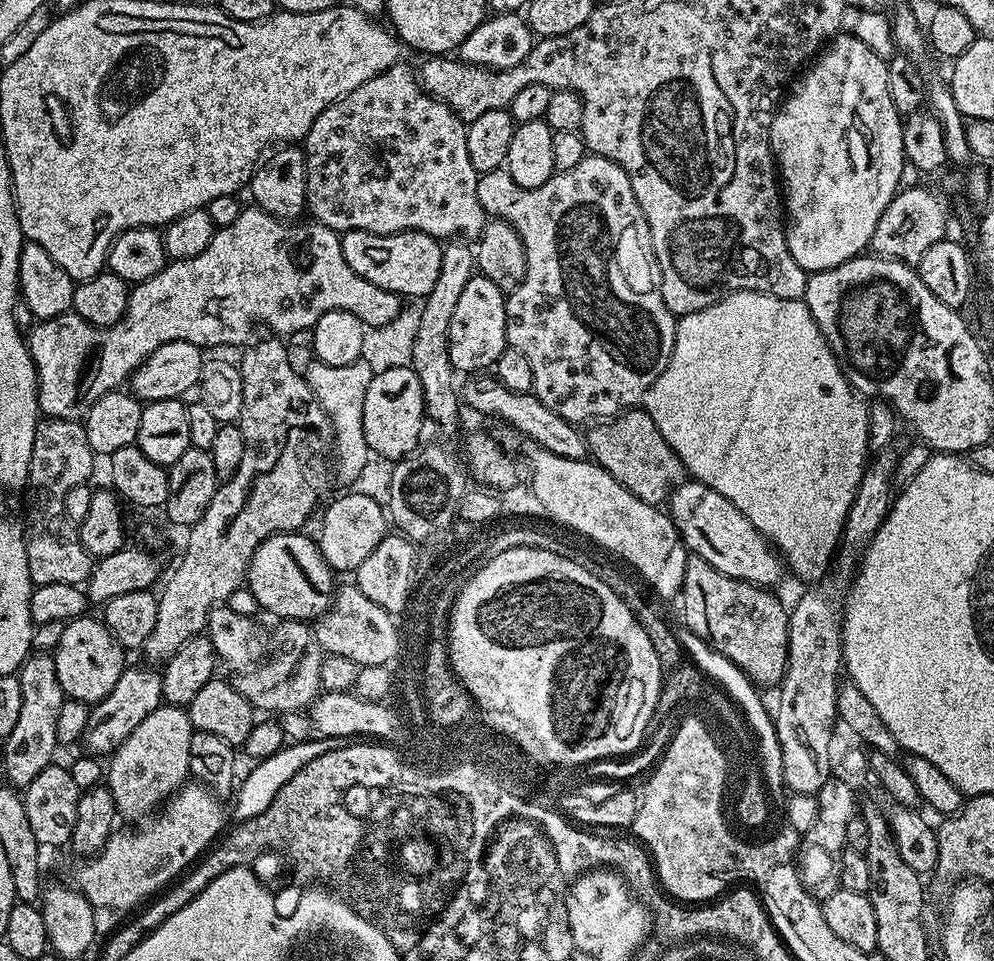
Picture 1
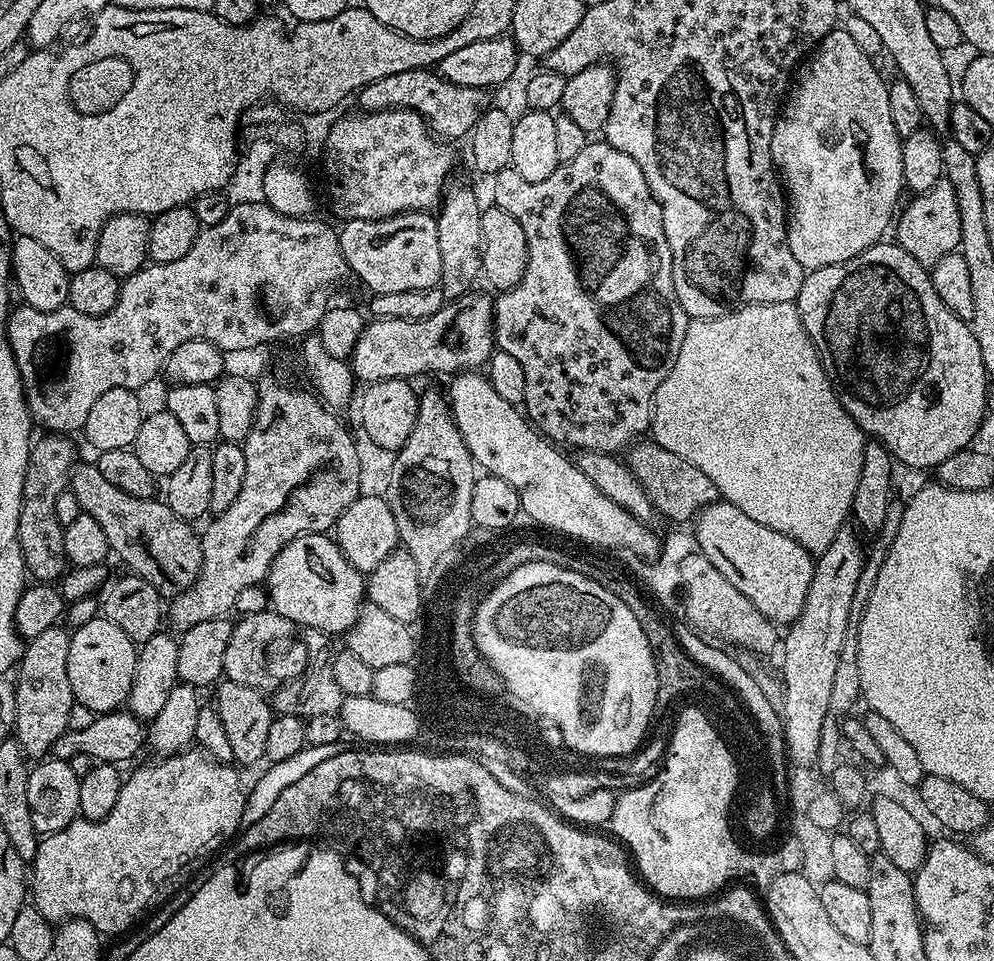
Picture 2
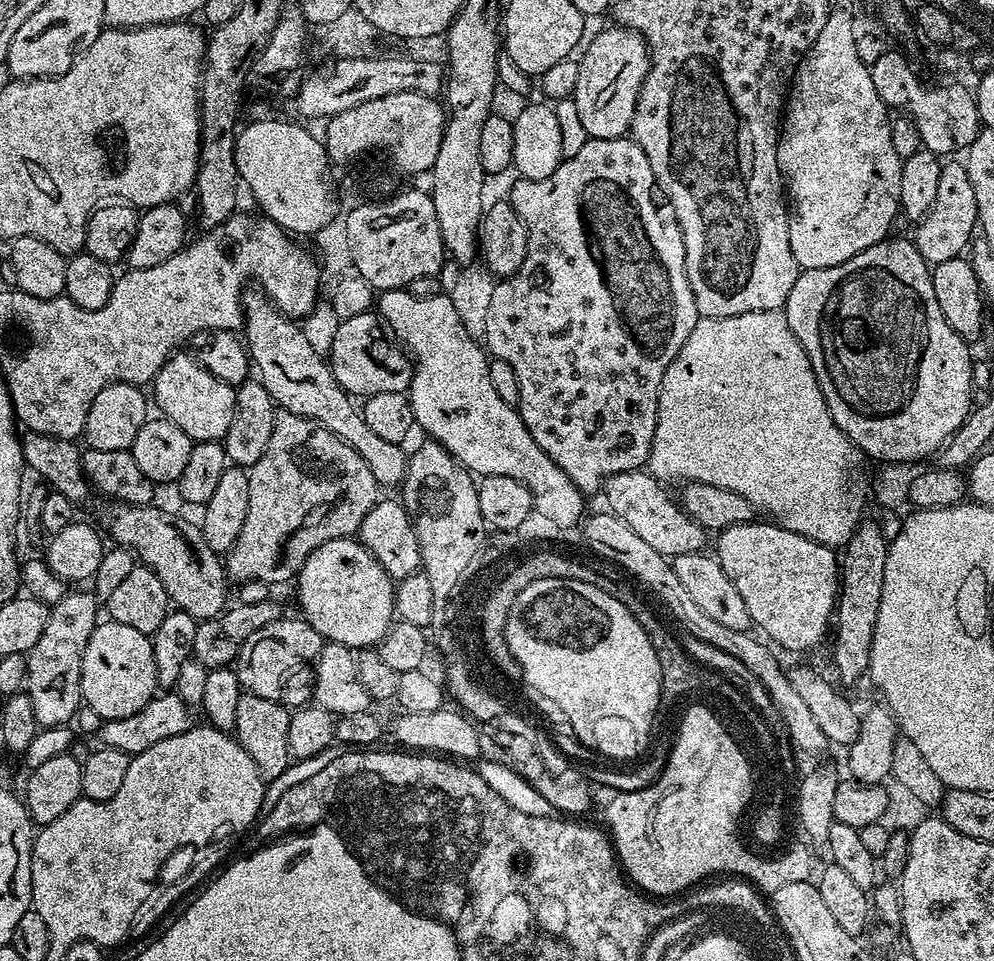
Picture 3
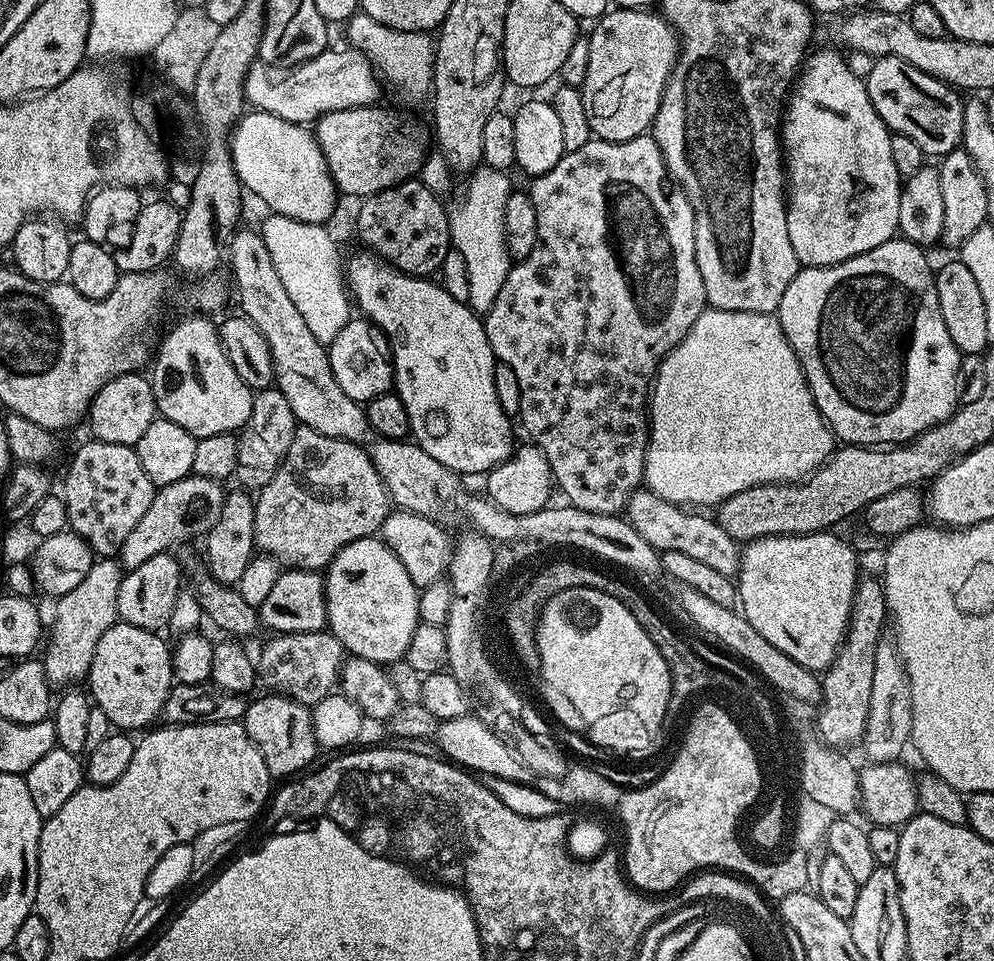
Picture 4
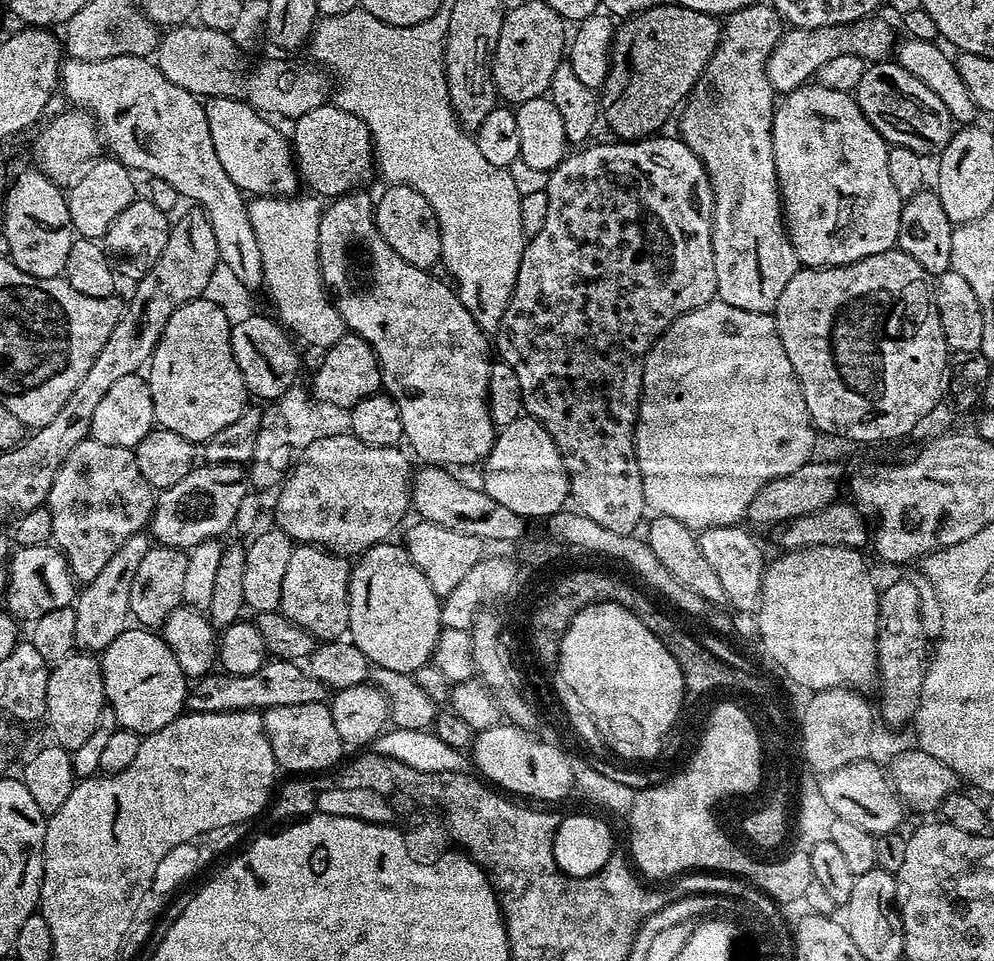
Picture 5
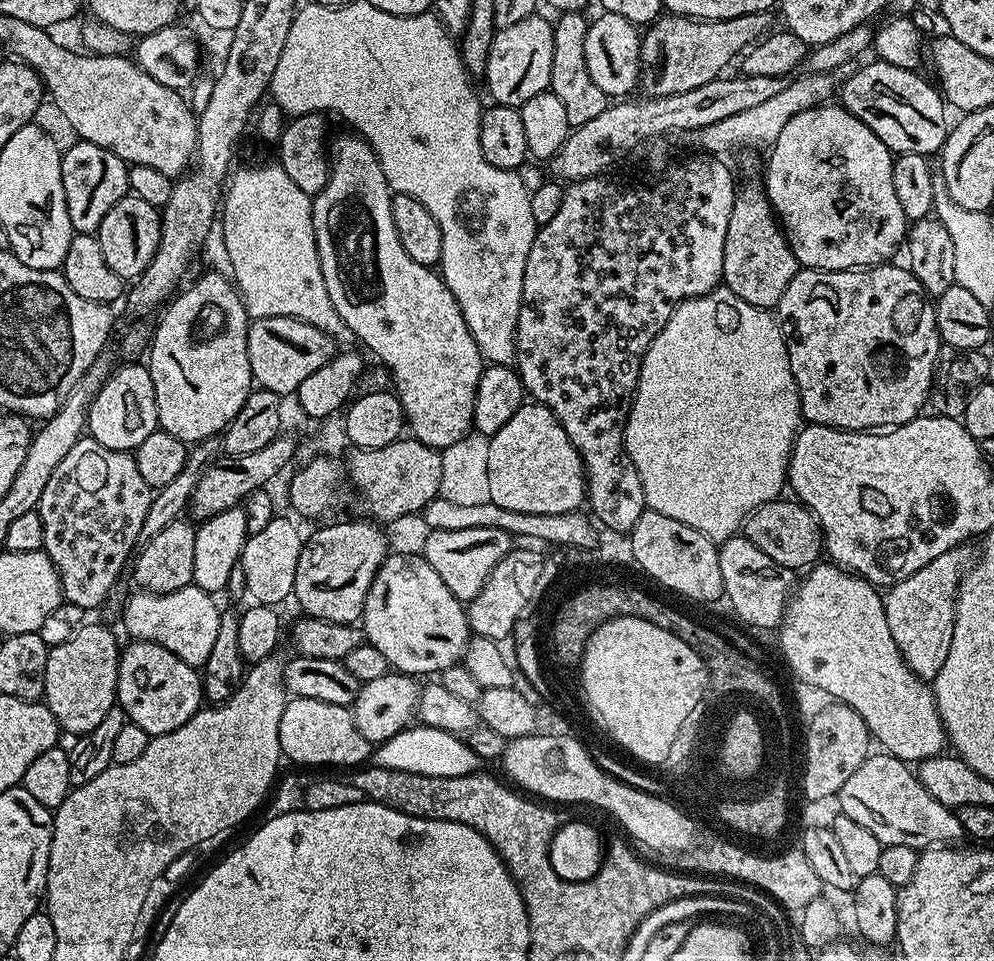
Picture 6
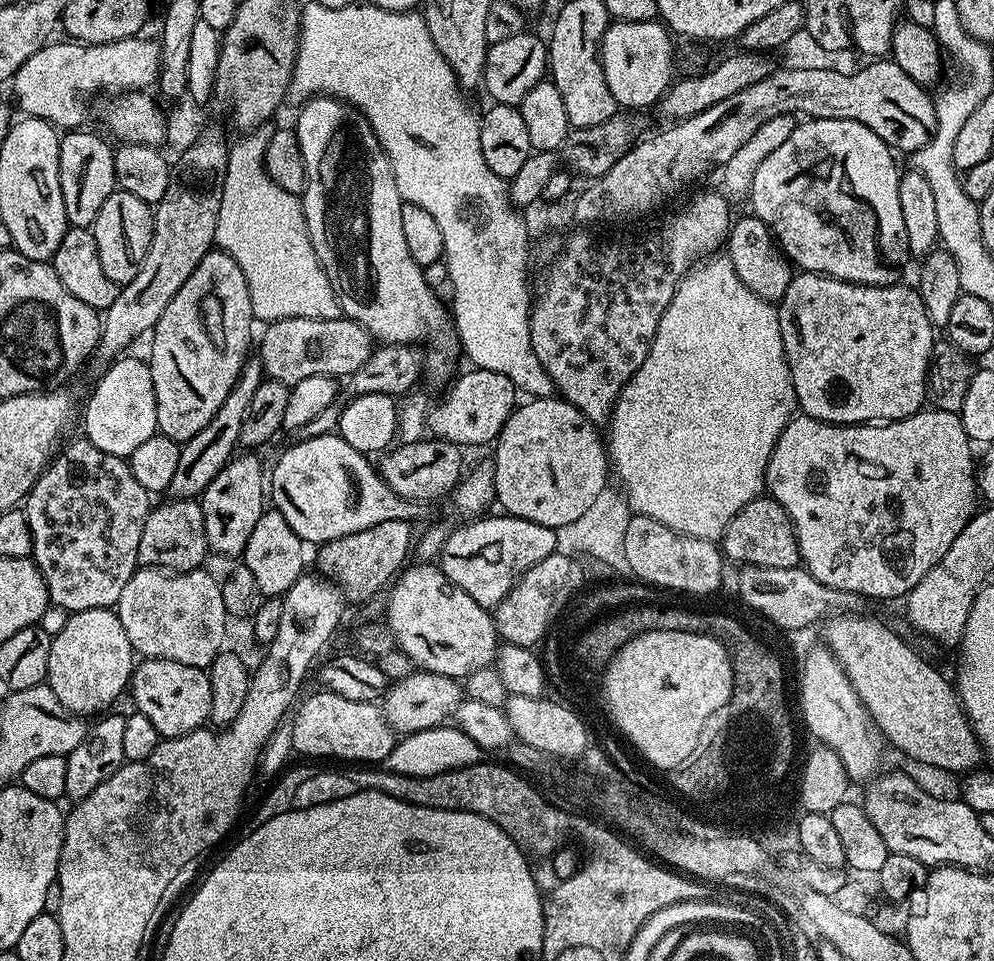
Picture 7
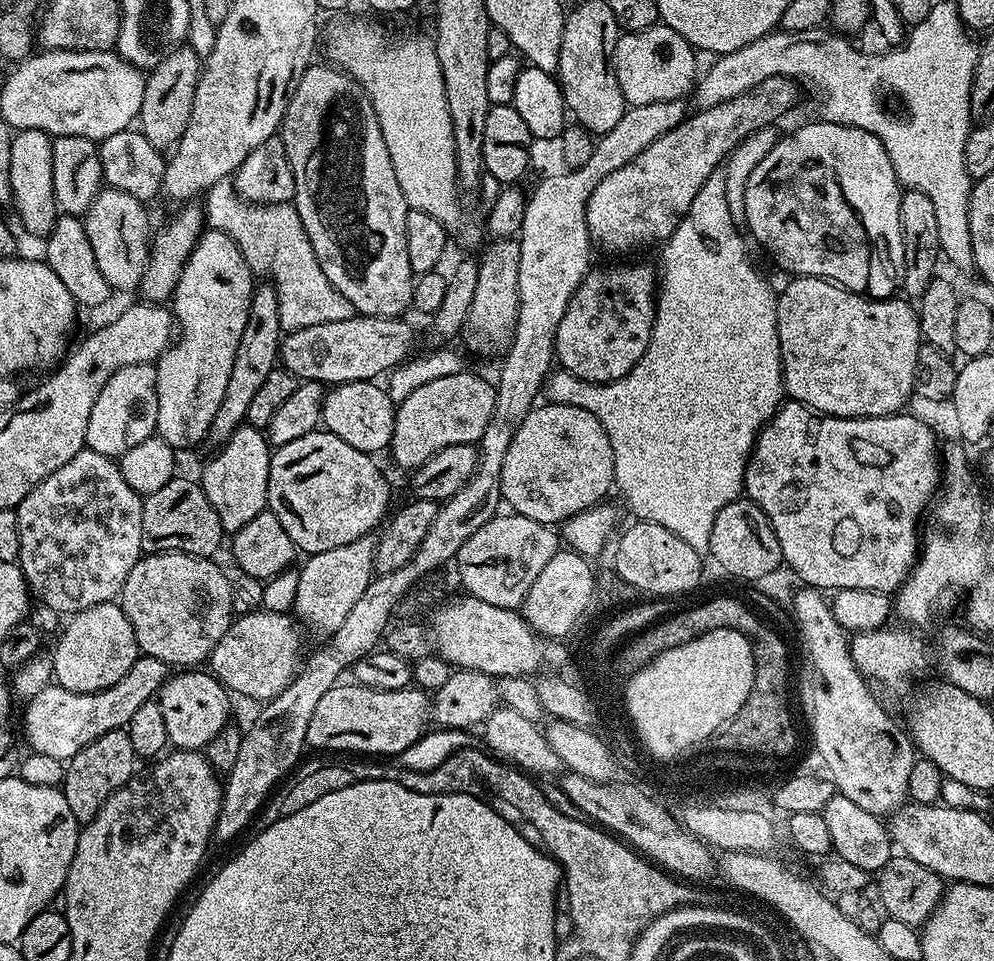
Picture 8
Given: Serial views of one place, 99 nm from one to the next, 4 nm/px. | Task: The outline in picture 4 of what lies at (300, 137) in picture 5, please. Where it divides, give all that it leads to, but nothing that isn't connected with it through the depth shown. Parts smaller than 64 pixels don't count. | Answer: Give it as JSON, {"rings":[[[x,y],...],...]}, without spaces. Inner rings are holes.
{"rings":[[[380,107],[334,110],[315,121],[314,135],[337,193],[367,198],[419,173],[429,151],[429,135],[427,138],[418,121]]]}

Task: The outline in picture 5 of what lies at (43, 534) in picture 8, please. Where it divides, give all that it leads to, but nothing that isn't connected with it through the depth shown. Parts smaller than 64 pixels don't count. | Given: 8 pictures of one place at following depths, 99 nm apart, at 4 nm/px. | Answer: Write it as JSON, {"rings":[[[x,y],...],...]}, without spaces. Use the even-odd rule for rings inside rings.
{"rings":[[[86,439],[78,442],[74,450],[62,462],[58,470],[58,478],[54,478],[54,486],[50,486],[50,494],[46,501],[50,510],[50,518],[54,521],[51,543],[55,544],[66,558],[73,577],[81,585],[89,584],[106,567],[106,562],[114,558],[116,551],[122,547],[135,532],[145,531],[156,509],[154,489],[142,478],[142,470],[138,470],[138,458],[135,451],[126,446],[106,446],[106,442]]]}

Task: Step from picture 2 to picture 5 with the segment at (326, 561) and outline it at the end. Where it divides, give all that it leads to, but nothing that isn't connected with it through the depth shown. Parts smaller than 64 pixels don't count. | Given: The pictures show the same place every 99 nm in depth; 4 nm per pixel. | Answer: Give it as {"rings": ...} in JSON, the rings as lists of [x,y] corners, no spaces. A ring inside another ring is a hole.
{"rings":[[[385,542],[367,548],[360,553],[351,569],[348,583],[347,635],[352,643],[358,646],[358,650],[366,654],[369,665],[415,674],[423,664],[431,661],[432,651],[440,637],[441,597],[437,596],[436,591],[430,586],[426,574],[422,574],[422,570],[414,566],[408,549],[396,542]]]}

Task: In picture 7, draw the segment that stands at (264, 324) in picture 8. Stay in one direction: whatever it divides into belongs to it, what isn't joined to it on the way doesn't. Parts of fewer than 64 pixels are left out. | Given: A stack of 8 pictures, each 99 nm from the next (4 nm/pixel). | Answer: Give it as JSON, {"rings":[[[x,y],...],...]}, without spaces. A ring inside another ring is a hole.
{"rings":[[[249,355],[230,394],[226,394],[226,402],[222,402],[218,414],[214,414],[214,418],[210,418],[210,422],[206,422],[206,426],[202,426],[202,430],[194,434],[194,438],[183,441],[178,467],[167,490],[167,495],[171,499],[195,500],[199,498],[206,490],[206,486],[210,486],[210,482],[214,482],[216,475],[226,467],[240,444],[242,418],[246,418],[246,410],[250,410],[250,402],[254,399],[258,386],[265,379],[264,364],[259,355]]]}

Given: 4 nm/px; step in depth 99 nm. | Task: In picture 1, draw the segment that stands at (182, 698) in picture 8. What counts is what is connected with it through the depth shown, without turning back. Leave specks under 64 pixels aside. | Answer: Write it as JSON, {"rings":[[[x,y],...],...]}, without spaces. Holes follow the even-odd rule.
{"rings":[[[85,614],[64,624],[62,638],[58,638],[52,656],[52,665],[65,697],[80,700],[89,706],[106,698],[106,694],[114,690],[114,682],[118,682],[126,667],[125,649],[116,643],[103,622],[99,619],[91,620],[90,617],[91,615]]]}

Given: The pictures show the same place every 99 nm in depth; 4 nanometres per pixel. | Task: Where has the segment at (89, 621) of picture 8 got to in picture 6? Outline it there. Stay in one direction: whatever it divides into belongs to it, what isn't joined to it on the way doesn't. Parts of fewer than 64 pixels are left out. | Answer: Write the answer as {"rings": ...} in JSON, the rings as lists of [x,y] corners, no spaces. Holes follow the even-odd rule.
{"rings":[[[84,624],[73,636],[65,638],[61,644],[53,643],[46,658],[46,678],[44,679],[43,703],[47,704],[50,714],[59,722],[65,733],[86,734],[102,722],[103,716],[111,708],[117,707],[116,683],[120,665],[121,645],[116,645],[116,636],[104,624]]]}

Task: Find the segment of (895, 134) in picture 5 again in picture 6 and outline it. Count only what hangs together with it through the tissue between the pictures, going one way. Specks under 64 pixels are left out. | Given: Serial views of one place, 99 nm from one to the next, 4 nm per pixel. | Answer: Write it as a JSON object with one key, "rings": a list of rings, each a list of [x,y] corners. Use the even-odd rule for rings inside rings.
{"rings":[[[879,58],[873,64],[857,67],[843,81],[838,100],[847,112],[853,112],[894,154],[910,153],[931,157],[944,147],[950,131],[950,119],[944,113],[946,101],[935,83],[923,80],[919,71],[894,66]]]}

